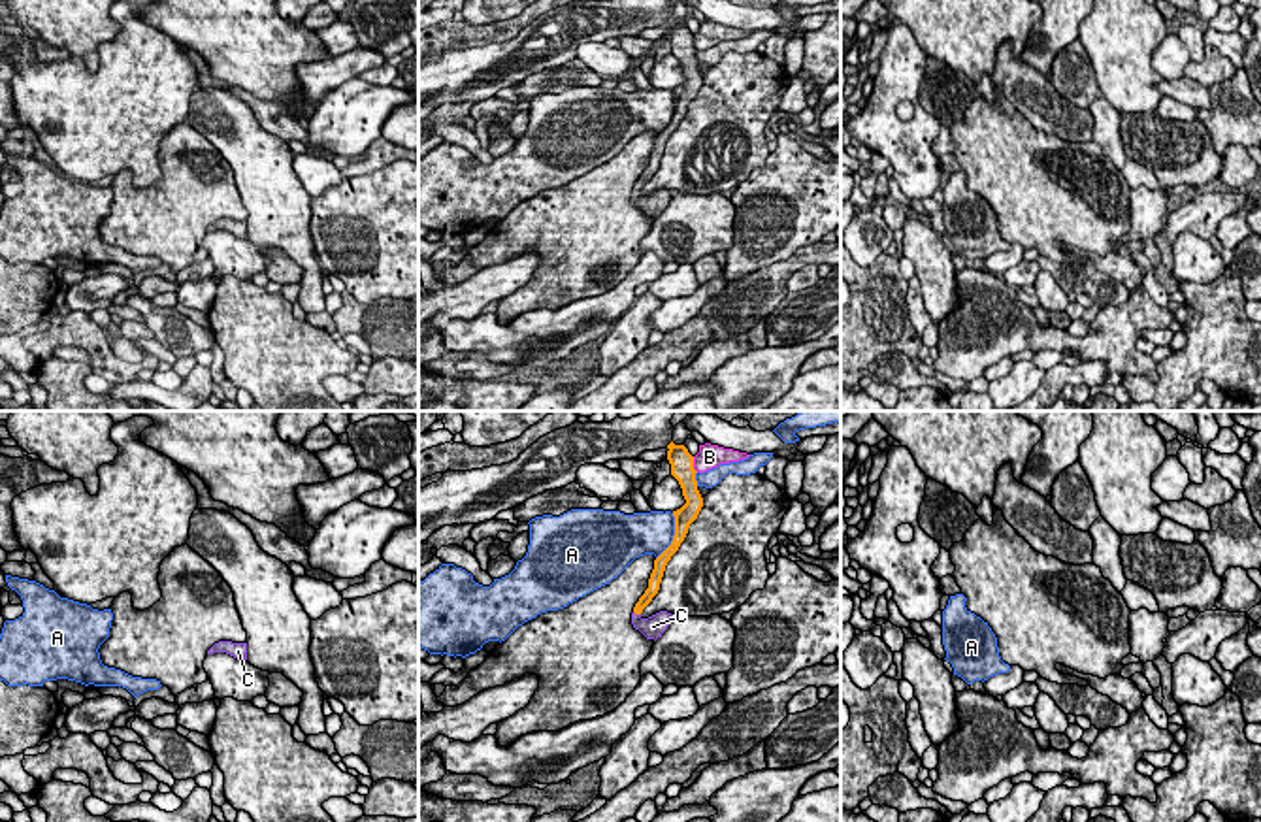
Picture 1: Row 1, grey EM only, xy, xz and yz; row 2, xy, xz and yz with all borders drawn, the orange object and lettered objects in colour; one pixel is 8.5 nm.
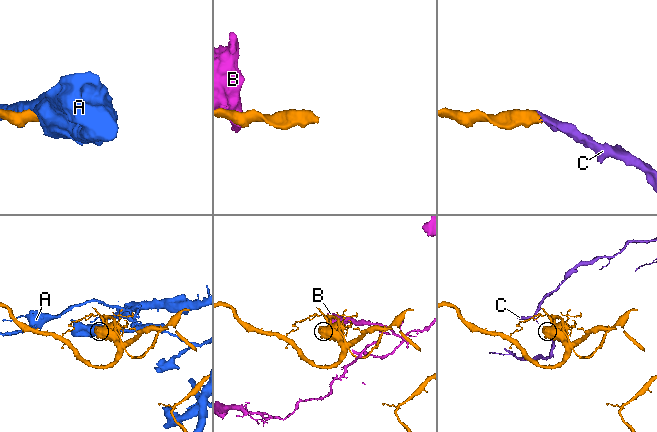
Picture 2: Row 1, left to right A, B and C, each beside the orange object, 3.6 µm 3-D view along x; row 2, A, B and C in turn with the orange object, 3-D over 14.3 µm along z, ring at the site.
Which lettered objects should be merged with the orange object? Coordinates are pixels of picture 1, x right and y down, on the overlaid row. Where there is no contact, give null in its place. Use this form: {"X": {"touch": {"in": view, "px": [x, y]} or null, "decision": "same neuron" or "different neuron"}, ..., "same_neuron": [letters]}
{"A": {"touch": {"in": "xz", "px": [673, 536]}, "decision": "different neuron"}, "B": {"touch": {"in": "xz", "px": [692, 464]}, "decision": "different neuron"}, "C": {"touch": {"in": "xz", "px": [638, 613]}, "decision": "different neuron"}, "same_neuron": []}

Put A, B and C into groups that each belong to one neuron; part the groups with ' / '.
A / B / C

